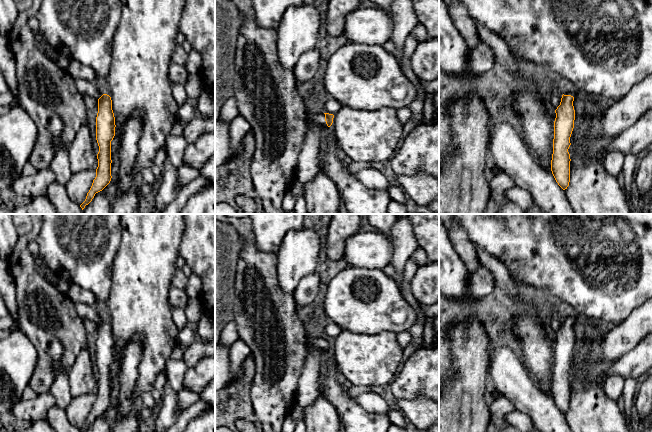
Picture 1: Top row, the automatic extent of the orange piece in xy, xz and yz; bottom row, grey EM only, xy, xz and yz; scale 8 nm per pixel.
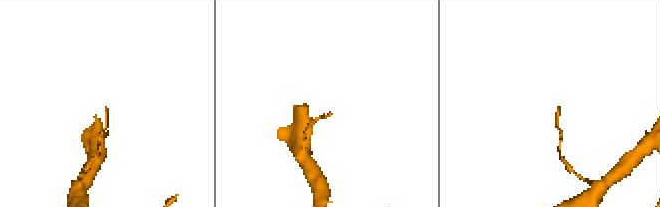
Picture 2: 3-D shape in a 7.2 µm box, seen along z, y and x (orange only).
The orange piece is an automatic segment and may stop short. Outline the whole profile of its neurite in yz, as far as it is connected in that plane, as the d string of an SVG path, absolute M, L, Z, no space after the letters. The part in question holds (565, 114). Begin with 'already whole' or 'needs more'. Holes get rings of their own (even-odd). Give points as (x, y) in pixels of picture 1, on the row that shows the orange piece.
needs more; M571 86L564 88L560 105L555 110L553 154L551 171L563 189L567 189L570 182L570 137L574 128L575 110L573 101L576 96L583 96Z

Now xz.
needs more; M315 79L298 81L297 90L306 103L308 113L308 129L302 144L298 163L295 169L296 180L302 185L302 194L305 193L306 184L312 180L322 169L320 149L324 146L325 129L333 123L333 114L323 113L312 104L314 95L318 92Z

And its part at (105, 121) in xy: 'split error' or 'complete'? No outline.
split error

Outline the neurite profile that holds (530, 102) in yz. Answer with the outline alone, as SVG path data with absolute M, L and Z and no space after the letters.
M533 83L518 88L513 99L513 109L520 116L527 148L534 152L534 158L545 171L552 172L554 121L550 118L552 109L545 89Z

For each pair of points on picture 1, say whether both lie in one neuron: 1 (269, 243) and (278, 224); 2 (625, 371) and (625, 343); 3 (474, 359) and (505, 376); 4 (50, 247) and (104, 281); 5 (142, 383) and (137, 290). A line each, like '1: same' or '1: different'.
1: same
2: different
3: different
4: same
5: same

